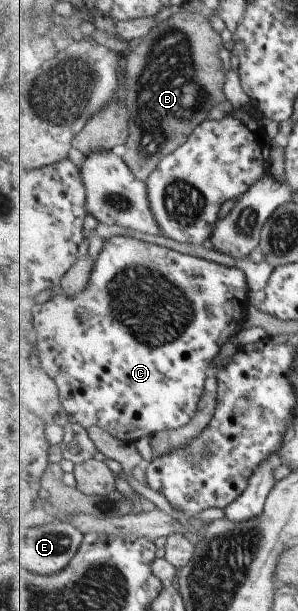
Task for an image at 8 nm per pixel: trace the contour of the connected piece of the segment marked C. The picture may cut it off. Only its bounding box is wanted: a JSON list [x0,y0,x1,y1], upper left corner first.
[32,236,251,443]

